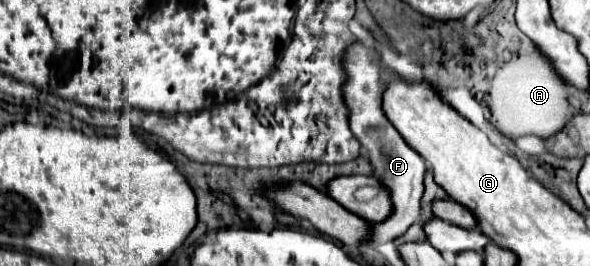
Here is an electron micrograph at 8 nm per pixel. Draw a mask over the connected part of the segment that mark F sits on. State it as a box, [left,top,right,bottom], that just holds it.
[343,43,425,245]

